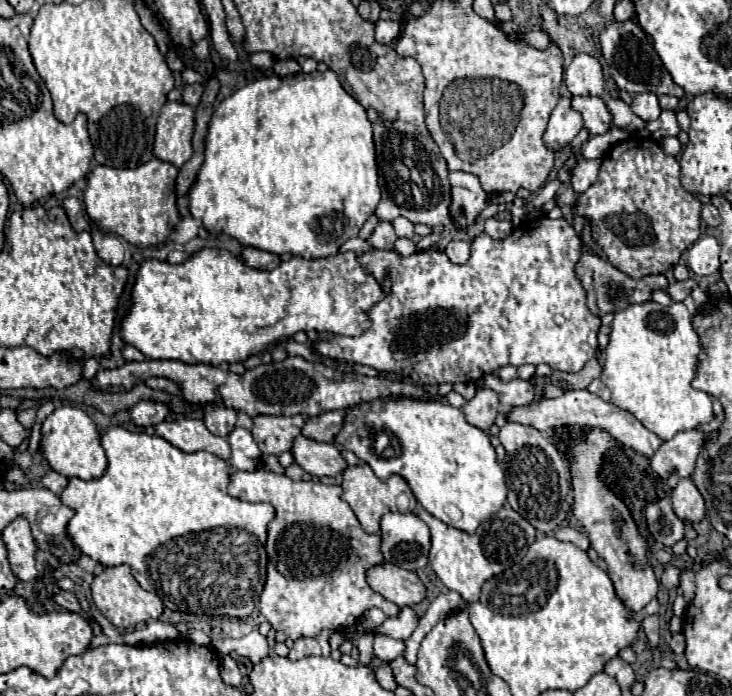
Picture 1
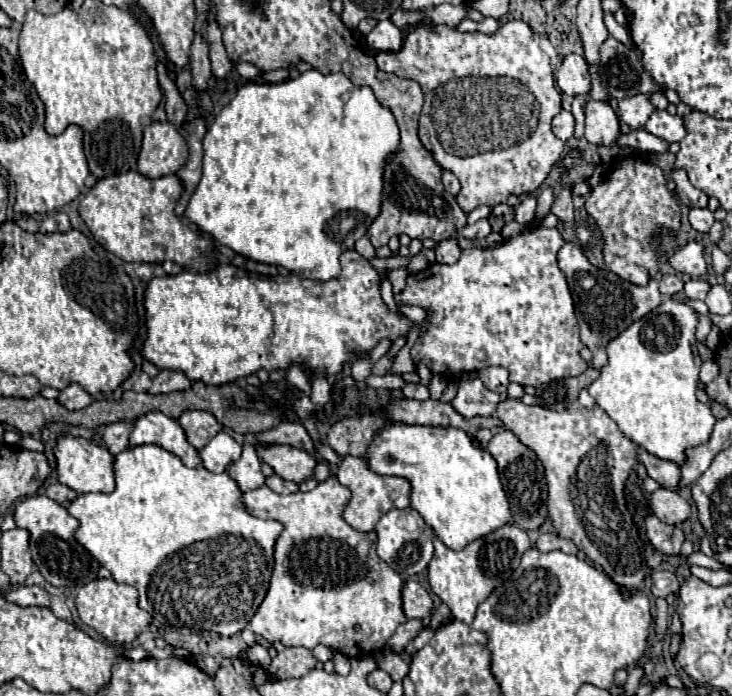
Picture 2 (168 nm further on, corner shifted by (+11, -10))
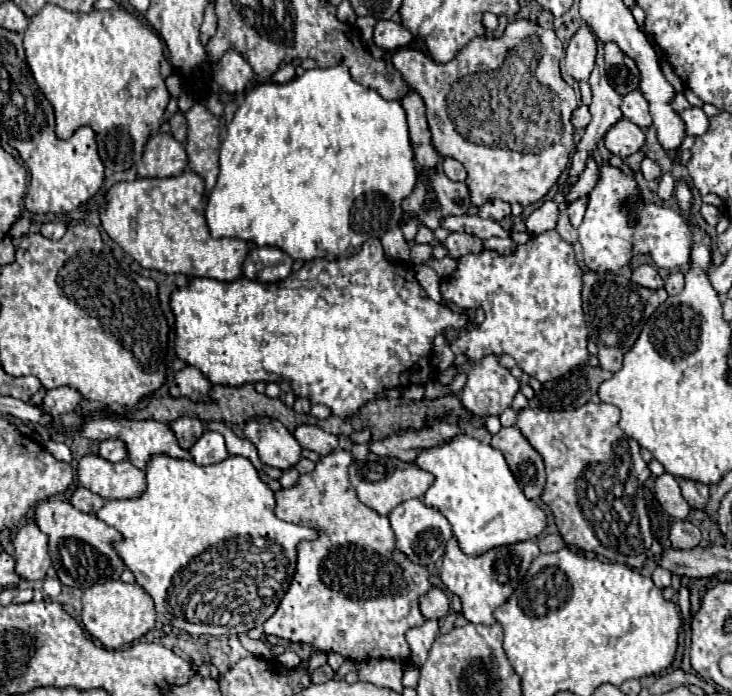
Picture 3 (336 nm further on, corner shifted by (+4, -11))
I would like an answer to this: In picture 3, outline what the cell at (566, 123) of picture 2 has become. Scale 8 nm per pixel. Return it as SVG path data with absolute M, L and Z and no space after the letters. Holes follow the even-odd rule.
M584 104L580 108L576 108L576 112L572 114L574 128L586 128L590 124L590 120L592 120L592 114L590 114L588 106L584 106Z

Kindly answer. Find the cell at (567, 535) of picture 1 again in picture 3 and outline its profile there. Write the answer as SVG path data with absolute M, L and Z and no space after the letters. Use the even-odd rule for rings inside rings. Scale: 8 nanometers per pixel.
M548 534L548 536L544 536L544 538L538 540L538 548L544 554L546 552L556 552L556 550L560 550L564 546L566 546L566 542L564 542L564 538L560 534Z

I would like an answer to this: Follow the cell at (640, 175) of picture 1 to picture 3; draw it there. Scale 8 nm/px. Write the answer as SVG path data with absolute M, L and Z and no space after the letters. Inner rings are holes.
M644 264L644 266L640 266L640 268L634 270L632 282L640 284L640 286L644 286L644 288L652 288L652 290L658 290L658 288L664 286L664 280L662 280L660 274L656 272L656 268L652 268L652 266L648 266L648 264Z

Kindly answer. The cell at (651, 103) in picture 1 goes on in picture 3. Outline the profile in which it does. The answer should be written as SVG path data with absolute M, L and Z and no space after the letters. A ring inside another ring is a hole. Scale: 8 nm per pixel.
M640 90L628 92L622 100L622 114L630 122L634 122L640 128L648 128L652 124L652 116L648 112L648 102L644 100Z

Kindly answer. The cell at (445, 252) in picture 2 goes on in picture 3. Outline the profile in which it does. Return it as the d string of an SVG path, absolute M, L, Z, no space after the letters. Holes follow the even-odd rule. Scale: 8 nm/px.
M450 232L448 238L444 240L444 246L452 258L460 258L460 256L466 256L470 252L484 250L480 238L476 238L472 234L464 234L464 232Z

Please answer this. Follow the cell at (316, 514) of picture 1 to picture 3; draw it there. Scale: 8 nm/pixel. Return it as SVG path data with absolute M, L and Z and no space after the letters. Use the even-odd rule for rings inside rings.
M338 450L338 452L332 452L328 456L322 456L318 462L316 462L316 468L310 472L310 474L300 474L296 486L292 488L284 488L280 492L276 492L276 516L280 516L280 520L284 522L294 522L294 524L302 524L302 526L310 526L310 528L316 528L320 532L318 540L314 542L304 542L300 544L298 548L298 564L296 564L296 576L284 596L284 600L280 602L278 610L274 612L272 618L268 618L264 622L264 632L266 634L274 634L274 636L280 636L280 638L286 638L286 640L292 640L292 642L304 642L304 644L312 644L314 648L318 648L320 652L338 652L342 654L344 658L348 660L354 660L354 662L362 662L362 660L370 660L370 658L392 658L392 660L400 660L400 662L408 662L410 660L410 648L404 640L404 634L408 628L414 628L414 626L420 626L426 622L426 618L422 616L420 612L420 606L418 606L418 600L428 594L428 590L432 588L430 580L428 580L428 570L426 566L420 566L420 564L414 564L410 562L404 552L400 552L396 548L396 536L394 536L394 530L388 522L388 516L382 516L378 514L376 510L364 506L358 496L356 496L356 490L352 488L350 480L348 480L348 466L352 462L352 456L350 452L346 450Z

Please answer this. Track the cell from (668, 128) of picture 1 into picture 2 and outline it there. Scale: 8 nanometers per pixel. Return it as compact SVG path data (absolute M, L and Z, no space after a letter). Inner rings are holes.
M655 111L647 125L645 131L649 131L655 137L665 139L667 143L673 141L681 141L685 137L685 127L683 127L683 119L679 115L669 115L667 111Z

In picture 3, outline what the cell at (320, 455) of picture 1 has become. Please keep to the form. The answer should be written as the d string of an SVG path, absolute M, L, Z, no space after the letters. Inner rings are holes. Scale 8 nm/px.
M252 418L244 426L244 434L256 446L262 464L288 470L302 458L300 444L278 420Z

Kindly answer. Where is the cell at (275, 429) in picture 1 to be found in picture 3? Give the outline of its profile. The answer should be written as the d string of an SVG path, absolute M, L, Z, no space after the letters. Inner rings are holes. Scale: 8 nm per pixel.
M298 426L294 436L300 442L300 446L314 450L320 456L328 456L338 446L338 438L334 434L324 432L318 426Z

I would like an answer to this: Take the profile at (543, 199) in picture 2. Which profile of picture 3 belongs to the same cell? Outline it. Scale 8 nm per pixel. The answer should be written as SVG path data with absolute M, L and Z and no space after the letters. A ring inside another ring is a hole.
M544 202L538 210L534 210L526 218L526 228L528 228L530 236L538 236L546 230L552 230L556 226L556 222L558 222L558 206Z

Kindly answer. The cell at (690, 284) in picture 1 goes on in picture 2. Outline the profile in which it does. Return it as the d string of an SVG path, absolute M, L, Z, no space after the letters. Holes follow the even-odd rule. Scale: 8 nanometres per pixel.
M687 279L683 293L687 295L687 299L705 299L709 287L711 285L707 281L703 281L703 279Z

